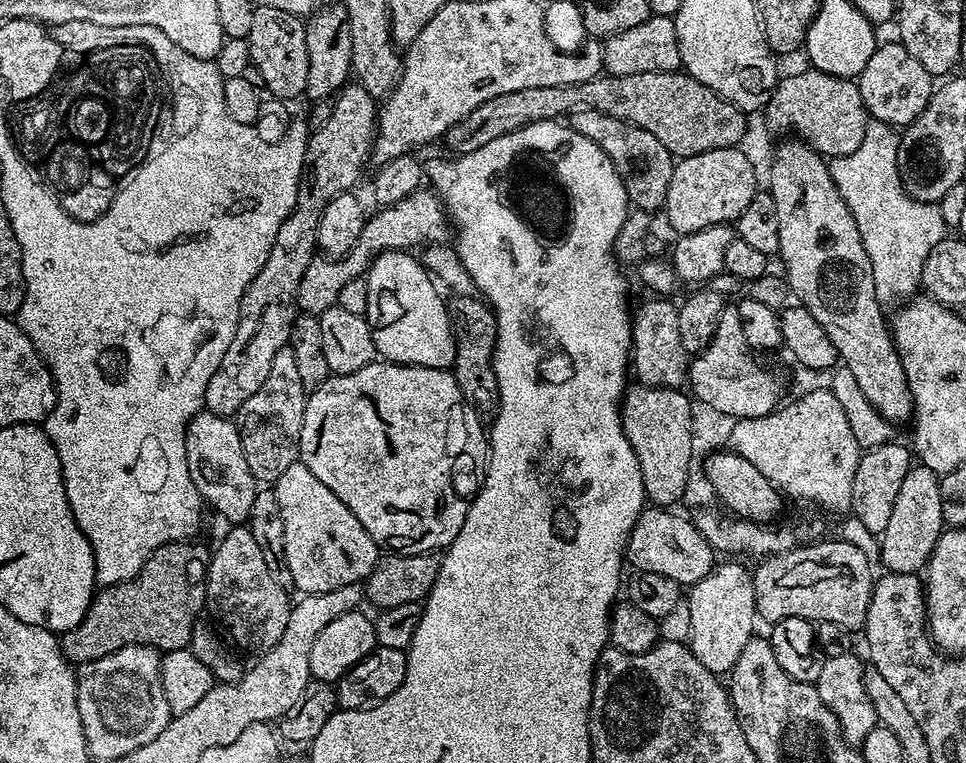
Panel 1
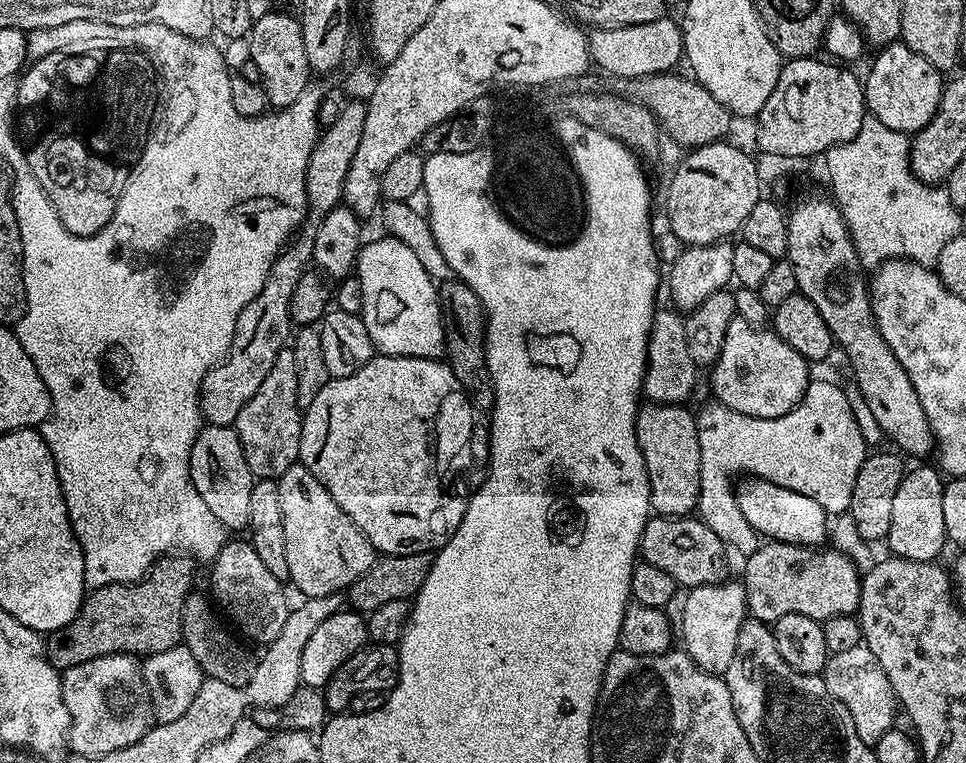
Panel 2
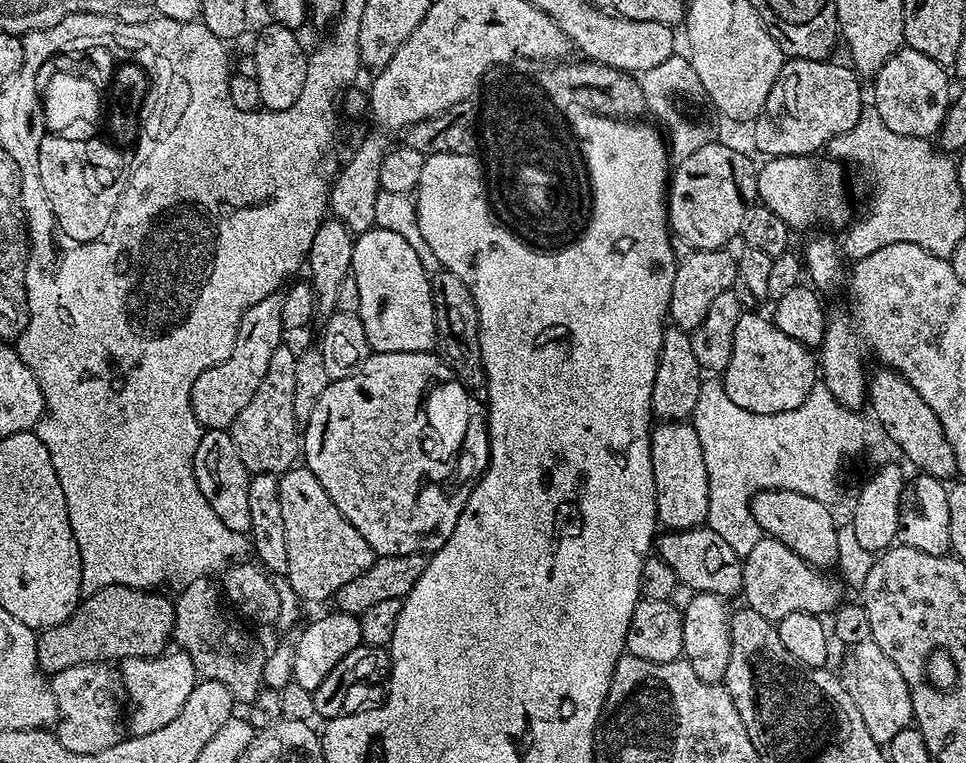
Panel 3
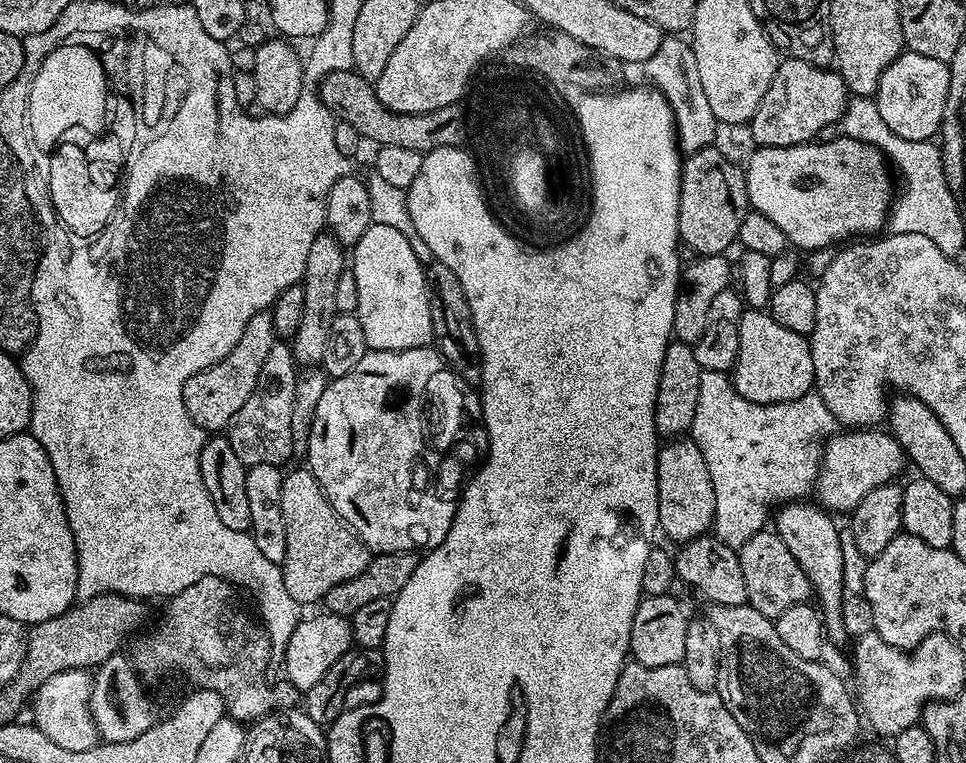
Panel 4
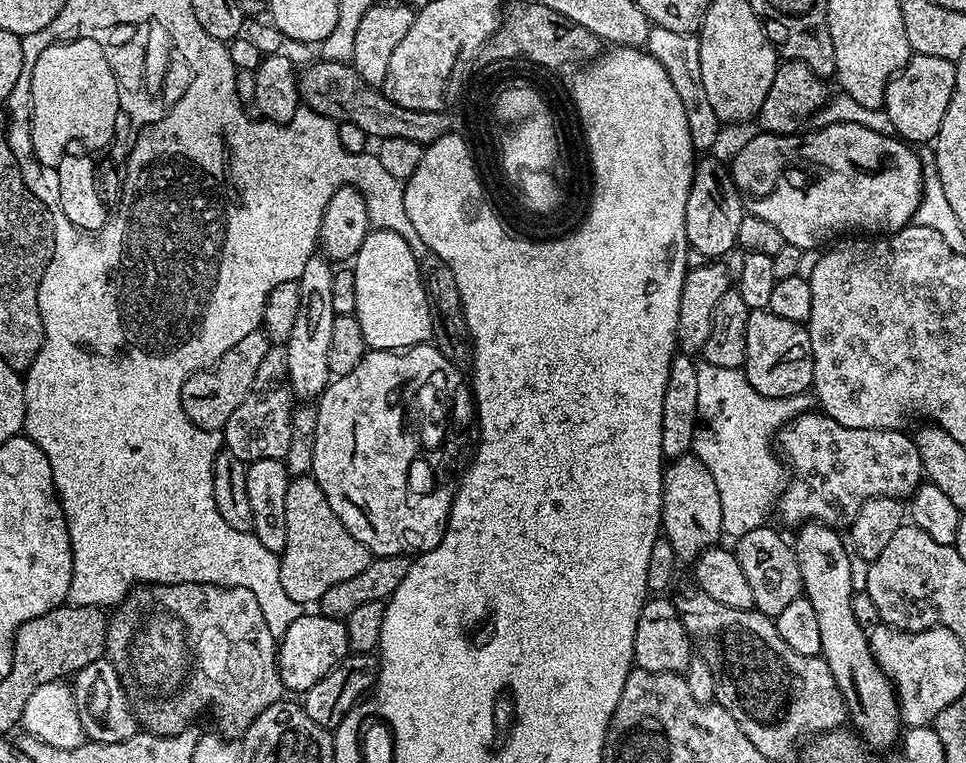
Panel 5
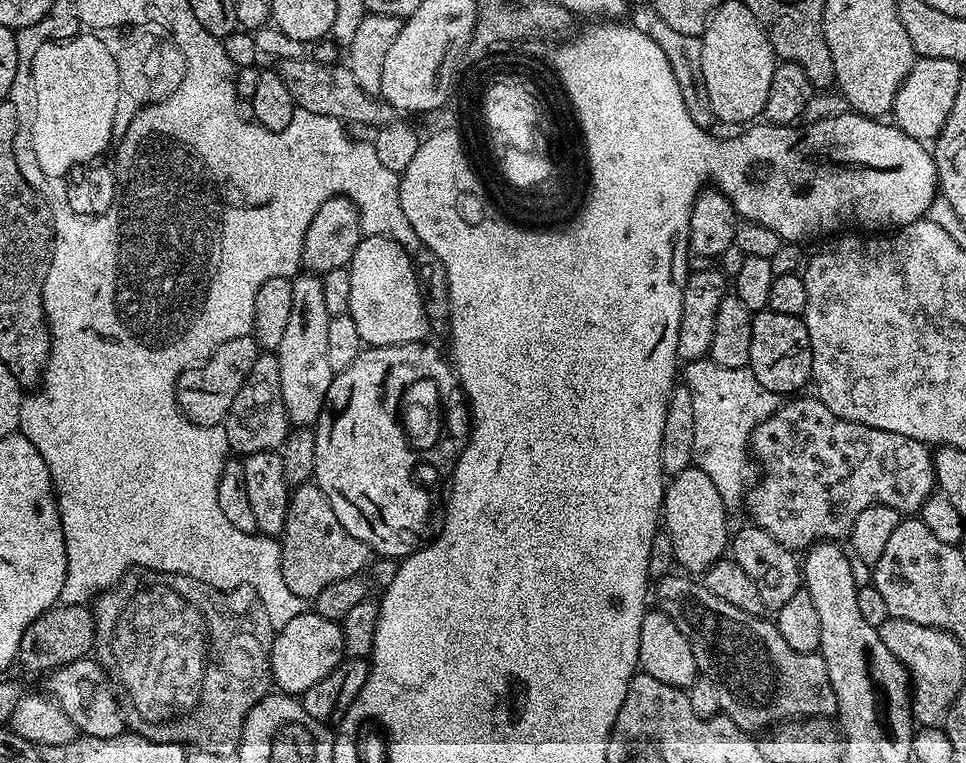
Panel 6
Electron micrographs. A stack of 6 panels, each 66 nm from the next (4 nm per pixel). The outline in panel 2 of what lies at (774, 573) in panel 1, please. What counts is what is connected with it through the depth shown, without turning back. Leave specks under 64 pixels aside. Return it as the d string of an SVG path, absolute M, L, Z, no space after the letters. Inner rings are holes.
M779 542L761 543L756 551L743 561L742 583L746 590L751 619L774 622L782 618L782 614L806 614L806 618L823 622L835 616L853 615L860 606L861 569L856 569L856 564L850 557L828 547Z

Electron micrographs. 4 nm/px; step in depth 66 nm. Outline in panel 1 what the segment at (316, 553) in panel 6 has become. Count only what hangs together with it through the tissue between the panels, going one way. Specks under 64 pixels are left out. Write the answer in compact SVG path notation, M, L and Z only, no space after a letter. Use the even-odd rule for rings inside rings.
M291 464L289 468L274 482L274 491L278 498L278 510L282 510L282 530L286 538L286 566L290 566L290 574L294 577L296 588L301 593L325 592L326 590L338 590L338 586L350 586L360 584L367 580L374 570L376 561L380 559L382 552L370 538L366 526L354 518L354 514L330 490L330 486L322 486L314 474L305 464Z

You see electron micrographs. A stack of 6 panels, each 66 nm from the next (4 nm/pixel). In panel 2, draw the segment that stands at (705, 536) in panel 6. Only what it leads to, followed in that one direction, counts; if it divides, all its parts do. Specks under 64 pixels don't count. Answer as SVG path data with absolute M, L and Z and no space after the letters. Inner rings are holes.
M648 402L643 405L636 413L636 437L638 446L642 450L642 458L646 462L646 474L650 482L650 502L652 512L658 516L670 516L673 518L684 518L697 511L696 503L700 497L700 447L698 446L698 430L696 429L696 416L687 412L687 407L678 404L657 404Z

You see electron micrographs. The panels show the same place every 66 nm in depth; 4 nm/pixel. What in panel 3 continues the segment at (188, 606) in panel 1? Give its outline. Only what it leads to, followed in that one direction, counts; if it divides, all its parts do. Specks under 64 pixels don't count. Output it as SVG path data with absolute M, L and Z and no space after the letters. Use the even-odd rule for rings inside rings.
M108 588L98 596L84 596L76 612L66 618L58 626L43 629L36 637L38 662L40 669L46 674L55 674L62 670L70 670L70 666L83 664L99 664L101 662L121 662L128 656L155 657L169 647L176 631L176 606L168 596L163 599L156 594L146 592L130 592L125 588Z

